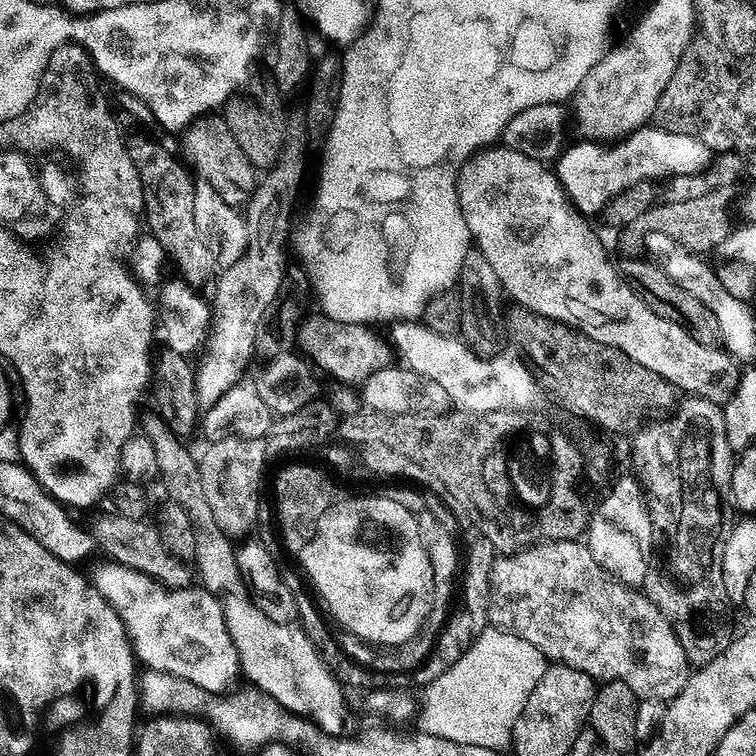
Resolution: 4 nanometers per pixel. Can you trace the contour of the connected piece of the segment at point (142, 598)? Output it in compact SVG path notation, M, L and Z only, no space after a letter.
M111 563L108 572L95 577L96 589L110 602L110 606L118 614L128 631L132 642L132 650L136 659L145 669L153 672L165 672L170 676L190 682L201 688L206 694L224 694L228 687L241 675L239 652L227 633L226 618L220 601L208 591L192 592L191 589L168 591L156 580L150 579L133 568Z

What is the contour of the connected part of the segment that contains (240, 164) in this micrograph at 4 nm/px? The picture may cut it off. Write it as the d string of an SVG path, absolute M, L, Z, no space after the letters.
M219 115L201 117L195 120L186 128L182 134L184 139L184 156L183 159L189 160L191 171L201 180L205 180L214 186L214 190L222 196L224 202L230 206L239 209L247 205L256 192L258 183L258 170L242 154L242 146L238 146L234 134L230 134L228 124Z

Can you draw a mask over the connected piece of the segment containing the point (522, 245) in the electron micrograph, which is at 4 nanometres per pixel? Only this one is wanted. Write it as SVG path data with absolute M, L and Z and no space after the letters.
M493 146L468 161L460 170L458 181L460 205L475 247L494 266L502 287L532 314L544 316L579 328L594 342L612 344L622 354L630 354L634 362L654 370L689 397L700 396L718 405L725 405L736 395L742 368L723 347L703 344L689 334L678 320L662 318L642 302L642 298L620 274L620 269L608 257L600 236L591 228L589 217L577 210L564 193L555 171L545 161L535 160L507 146Z

